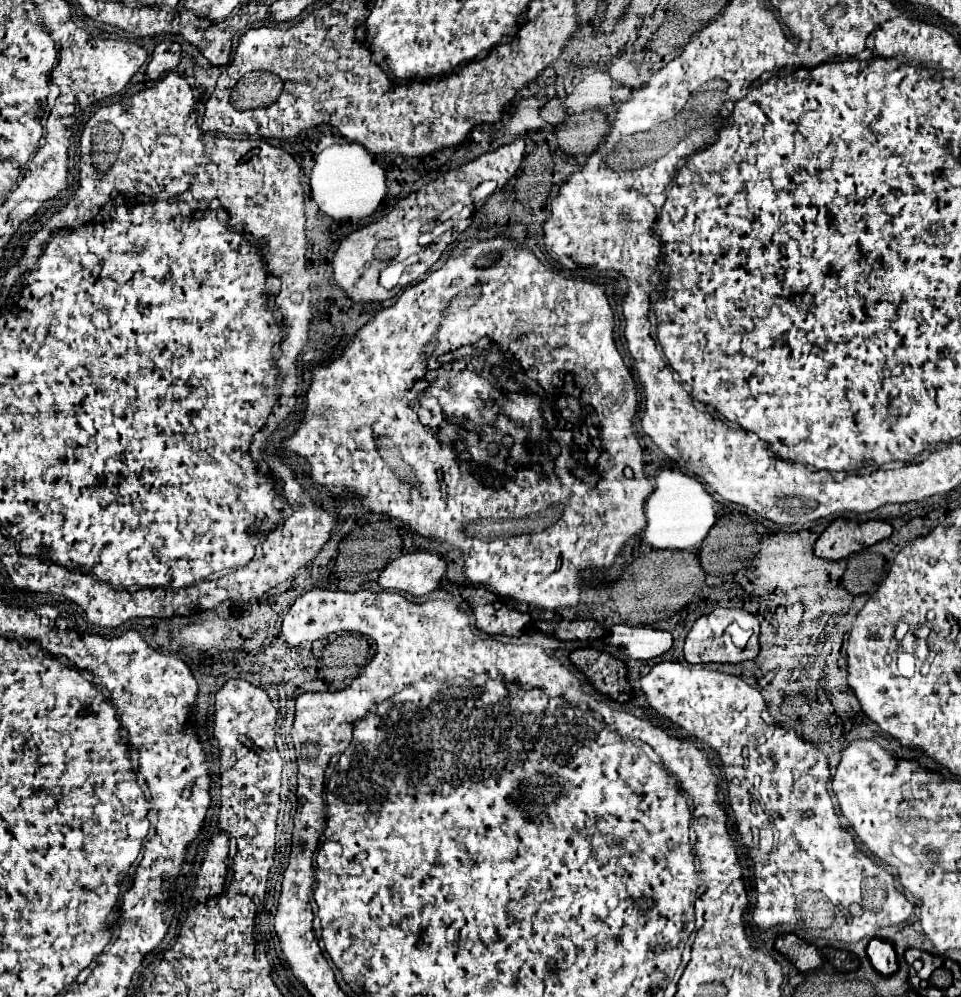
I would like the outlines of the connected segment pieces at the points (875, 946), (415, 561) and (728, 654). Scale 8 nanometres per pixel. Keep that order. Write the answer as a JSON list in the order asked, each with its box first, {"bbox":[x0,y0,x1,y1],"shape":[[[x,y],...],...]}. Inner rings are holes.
[{"bbox":[867,939,899,975],"shape":[[[873,939],[867,946],[867,956],[871,957],[873,967],[881,973],[881,975],[892,975],[899,969],[897,963],[897,955],[895,949],[889,941],[883,939]]]},{"bbox":[379,553,447,597],"shape":[[[409,553],[391,561],[381,577],[379,585],[389,591],[407,591],[415,597],[423,597],[439,589],[447,571],[447,561],[435,553]]]},{"bbox":[683,609,759,665],"shape":[[[715,609],[713,613],[703,615],[695,621],[693,629],[689,631],[689,635],[685,639],[685,655],[683,657],[691,665],[697,665],[697,663],[743,663],[743,661],[755,659],[757,653],[759,653],[759,621],[755,619],[755,615],[751,615],[745,609]],[[731,623],[739,623],[745,629],[753,629],[753,637],[749,639],[745,649],[739,649],[739,647],[727,649],[727,643],[733,643],[730,636],[725,633],[725,629]]]}]

